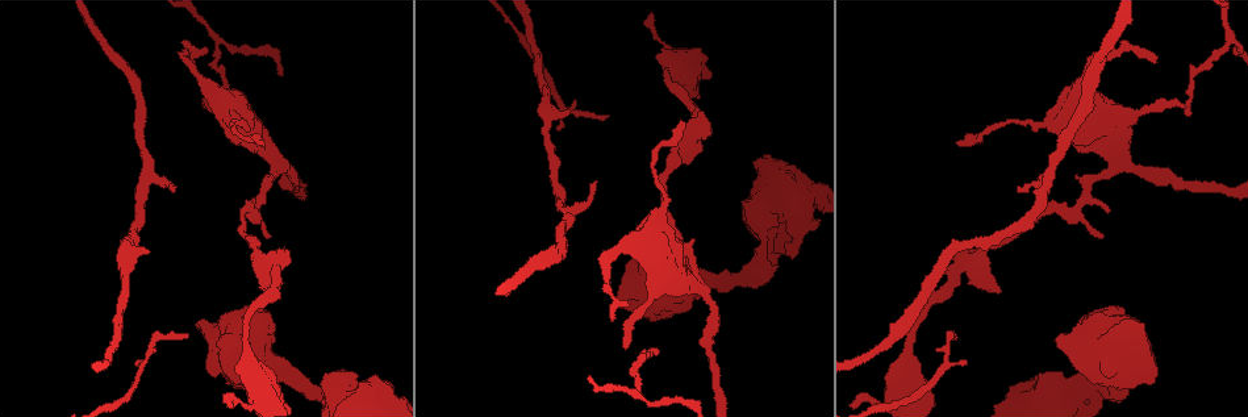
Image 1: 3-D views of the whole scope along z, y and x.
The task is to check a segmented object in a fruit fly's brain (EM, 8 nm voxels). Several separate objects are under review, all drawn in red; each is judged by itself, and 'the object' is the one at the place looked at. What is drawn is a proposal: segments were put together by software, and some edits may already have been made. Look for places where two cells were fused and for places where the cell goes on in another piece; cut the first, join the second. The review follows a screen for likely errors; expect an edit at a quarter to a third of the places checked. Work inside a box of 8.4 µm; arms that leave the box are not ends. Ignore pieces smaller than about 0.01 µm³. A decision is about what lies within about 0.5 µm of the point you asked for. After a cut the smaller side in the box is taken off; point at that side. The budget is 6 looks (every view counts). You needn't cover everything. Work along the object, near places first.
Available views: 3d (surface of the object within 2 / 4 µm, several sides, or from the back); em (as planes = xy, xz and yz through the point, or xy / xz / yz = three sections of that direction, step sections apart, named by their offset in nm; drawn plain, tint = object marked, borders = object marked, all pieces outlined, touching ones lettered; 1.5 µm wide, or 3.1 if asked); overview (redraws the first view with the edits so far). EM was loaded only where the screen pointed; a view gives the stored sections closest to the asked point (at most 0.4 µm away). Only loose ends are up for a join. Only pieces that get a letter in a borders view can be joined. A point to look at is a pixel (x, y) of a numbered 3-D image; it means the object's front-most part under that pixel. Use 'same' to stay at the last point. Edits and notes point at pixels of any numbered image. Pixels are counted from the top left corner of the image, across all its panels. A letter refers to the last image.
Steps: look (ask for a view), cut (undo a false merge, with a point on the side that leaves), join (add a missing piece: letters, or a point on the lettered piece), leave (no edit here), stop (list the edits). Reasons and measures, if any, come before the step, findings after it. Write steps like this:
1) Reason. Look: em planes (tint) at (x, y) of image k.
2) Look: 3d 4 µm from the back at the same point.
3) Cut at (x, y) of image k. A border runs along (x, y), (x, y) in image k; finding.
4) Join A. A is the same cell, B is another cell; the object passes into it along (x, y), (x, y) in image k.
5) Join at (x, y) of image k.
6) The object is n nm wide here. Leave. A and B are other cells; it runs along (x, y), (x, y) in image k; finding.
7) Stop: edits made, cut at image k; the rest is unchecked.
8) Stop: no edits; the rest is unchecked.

Stops while still wide. Look: 3d 4 µm at (1152, 382) of image 1.

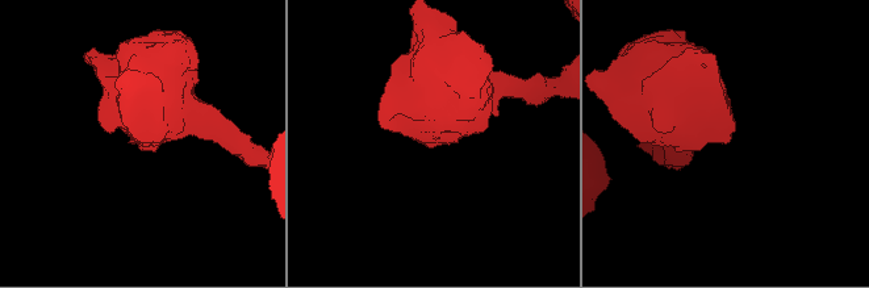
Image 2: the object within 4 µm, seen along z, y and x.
Now the EM. Look: em xz step 4 (tint) at (133, 141) of image 2.

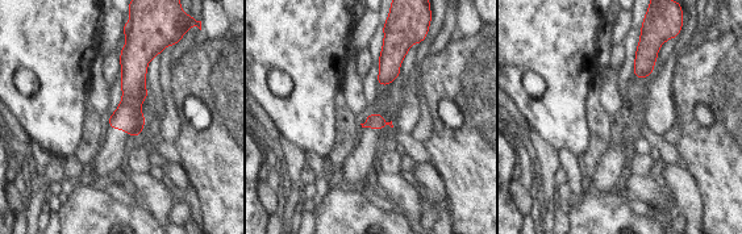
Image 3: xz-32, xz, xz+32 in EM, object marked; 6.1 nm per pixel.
Look: em planes (borders) at the same point.

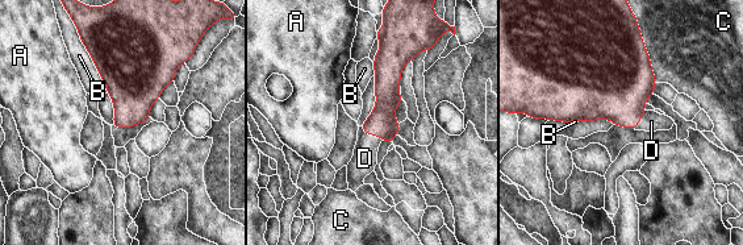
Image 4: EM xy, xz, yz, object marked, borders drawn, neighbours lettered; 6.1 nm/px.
Join D. D is the same cell, A, B and C are other cells; the object passes into it along (382, 121), (371, 133), (364, 158) in image 4; the cell continues.

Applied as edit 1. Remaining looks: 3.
An open end. Look: 3d 4 µm at (1018, 188) of image 1.

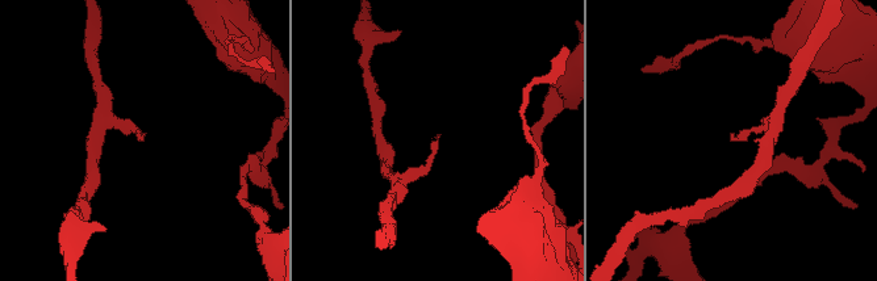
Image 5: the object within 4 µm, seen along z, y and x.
Look: em planes (borders) at (730, 133) of image 5.

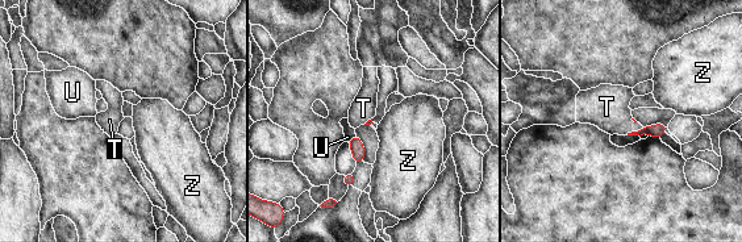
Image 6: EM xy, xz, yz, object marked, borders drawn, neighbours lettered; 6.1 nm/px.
Join T. T is the same cell, U and Z are other cells; the object passes into it along (657, 130), (634, 132), (607, 107) in image 6; the cell continues.

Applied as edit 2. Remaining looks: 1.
Thin end. Look: em planes (borders) at (658, 351) of image 1.

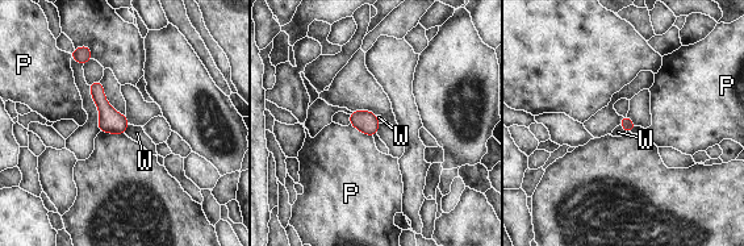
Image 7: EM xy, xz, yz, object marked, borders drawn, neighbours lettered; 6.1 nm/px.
The object is 70 nm wide here. Leave. P and W are other cells; a border runs along (128, 124), (124, 132) in image 7; no lettered piece goes on from it.

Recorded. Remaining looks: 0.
Stop: edits made, join at image 4, join at image 6; the rest is unchecked.

